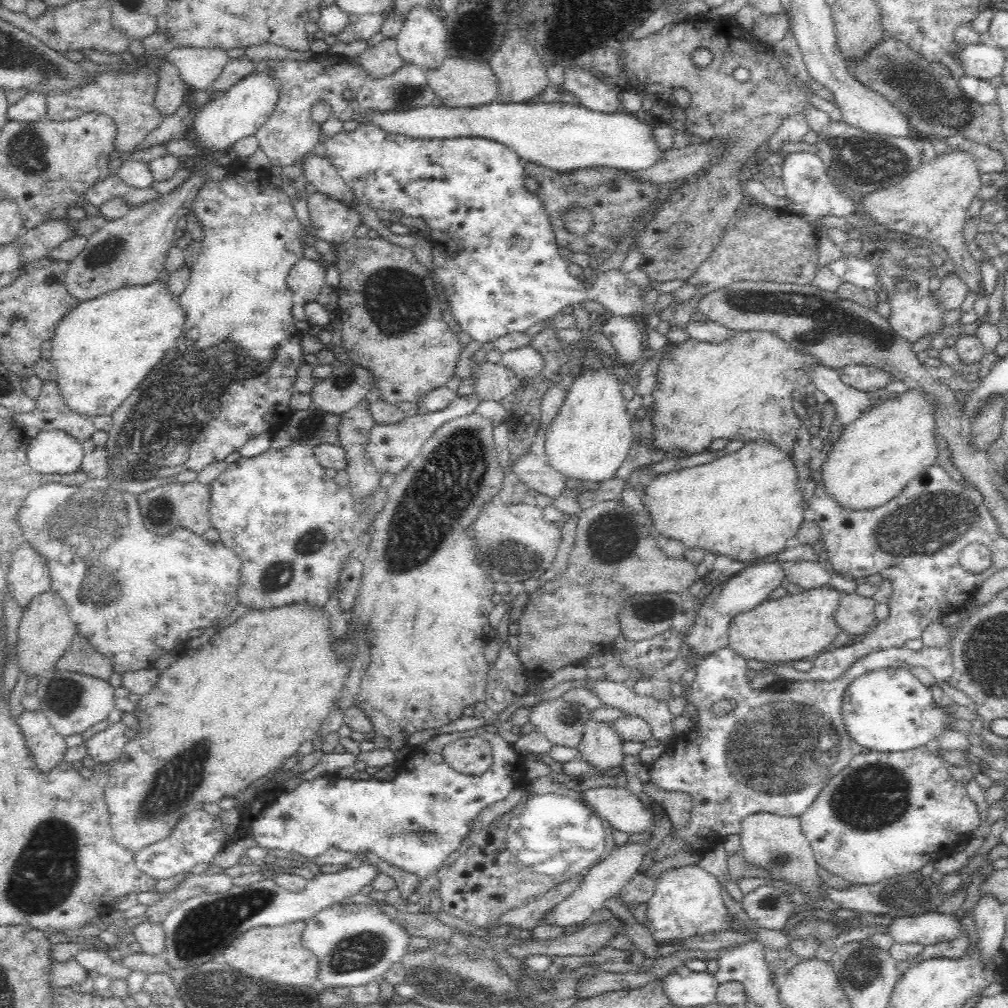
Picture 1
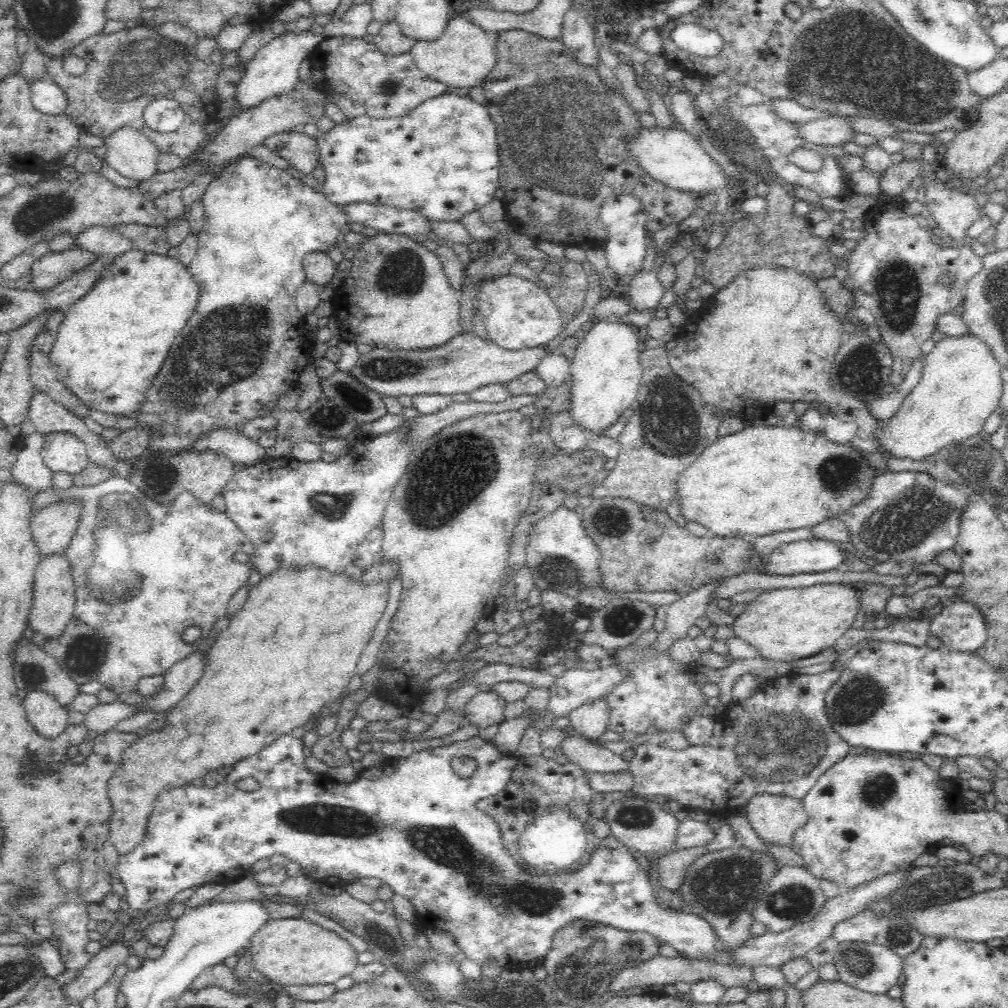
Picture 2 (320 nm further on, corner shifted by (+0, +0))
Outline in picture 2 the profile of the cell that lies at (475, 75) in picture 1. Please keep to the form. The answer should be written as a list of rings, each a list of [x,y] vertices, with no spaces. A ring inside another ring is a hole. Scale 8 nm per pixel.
[[[461,9],[450,14],[443,34],[436,41],[415,41],[409,54],[418,69],[437,82],[444,82],[448,87],[477,86],[496,65],[496,44],[494,35],[472,22]]]

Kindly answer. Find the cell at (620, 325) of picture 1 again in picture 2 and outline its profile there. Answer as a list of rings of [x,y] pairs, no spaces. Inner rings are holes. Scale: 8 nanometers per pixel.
[[[640,270],[637,272],[629,285],[629,300],[636,311],[646,308],[657,308],[664,292],[664,287],[658,279],[657,271]]]

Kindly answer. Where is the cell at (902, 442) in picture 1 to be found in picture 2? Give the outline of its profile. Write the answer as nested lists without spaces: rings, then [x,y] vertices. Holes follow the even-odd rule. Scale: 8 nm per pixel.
[[[968,332],[963,336],[945,337],[935,342],[932,351],[923,357],[923,375],[895,412],[884,432],[876,432],[888,456],[924,460],[936,450],[976,437],[984,422],[998,408],[1002,395],[1003,366],[991,353],[990,347]]]

